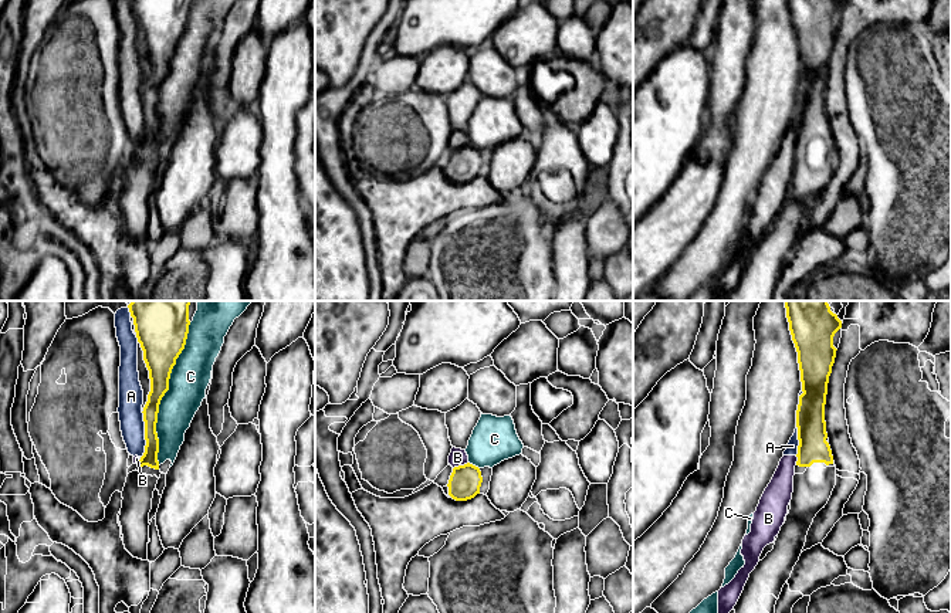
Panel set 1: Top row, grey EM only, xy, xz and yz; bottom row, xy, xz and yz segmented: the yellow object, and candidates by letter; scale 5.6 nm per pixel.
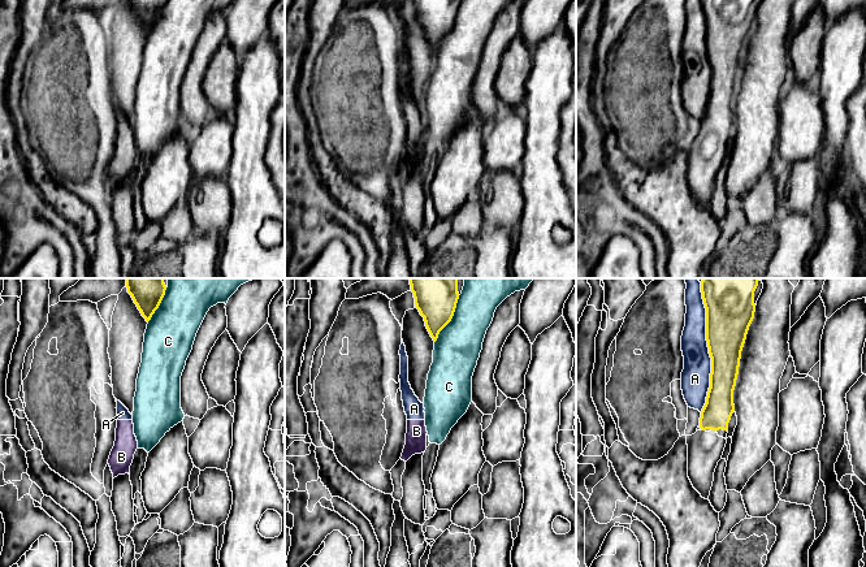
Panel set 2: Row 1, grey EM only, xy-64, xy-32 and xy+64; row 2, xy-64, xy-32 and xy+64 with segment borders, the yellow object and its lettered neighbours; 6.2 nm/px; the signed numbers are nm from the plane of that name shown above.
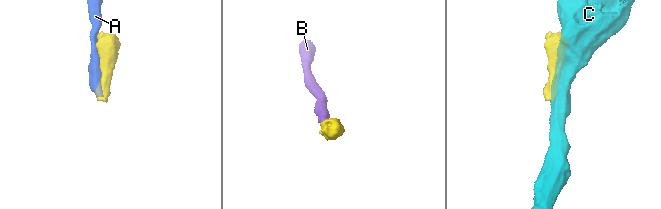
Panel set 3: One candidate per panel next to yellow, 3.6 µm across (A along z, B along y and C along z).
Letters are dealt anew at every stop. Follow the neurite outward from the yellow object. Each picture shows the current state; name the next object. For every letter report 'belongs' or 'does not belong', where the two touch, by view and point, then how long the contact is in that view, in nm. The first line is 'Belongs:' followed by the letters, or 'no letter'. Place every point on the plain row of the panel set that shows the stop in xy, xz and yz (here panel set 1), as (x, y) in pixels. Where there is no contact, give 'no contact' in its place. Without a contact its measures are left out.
Belongs: no letter
A: does not belong | xy (145, 117) | 260 nm
B: does not belong | xz (460, 148) | 100 nm
C: does not belong | xy (165, 74) | 850 nm

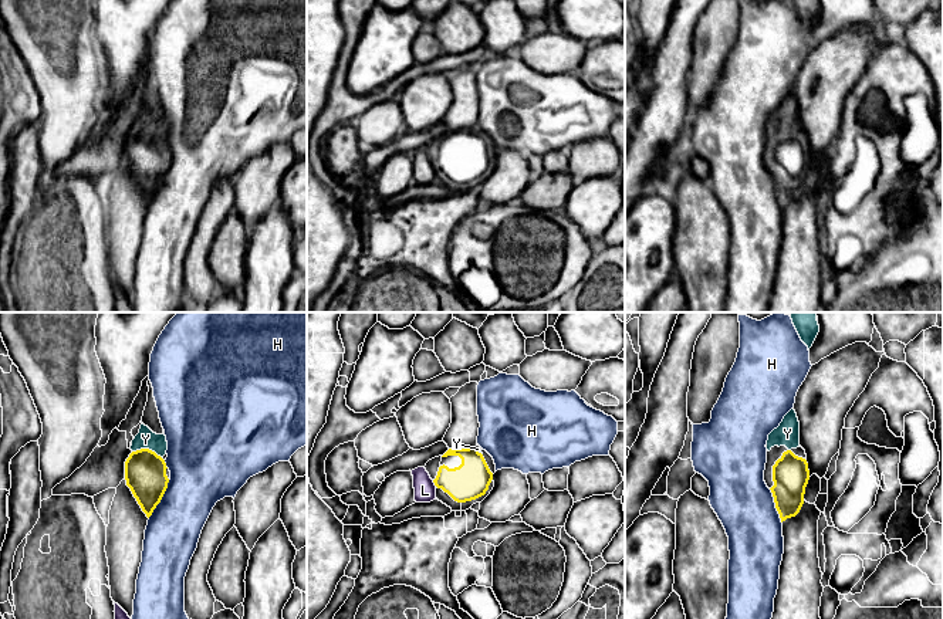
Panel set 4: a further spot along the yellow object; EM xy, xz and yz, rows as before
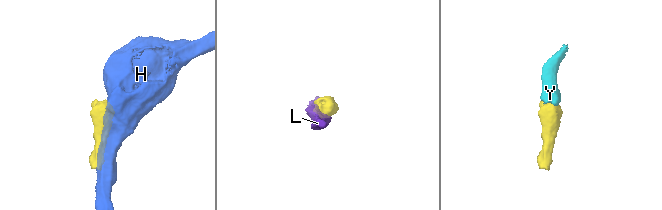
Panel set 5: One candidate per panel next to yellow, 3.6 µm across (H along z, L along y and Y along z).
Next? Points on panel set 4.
Belongs: Y
H: does not belong | xy (161, 181) | 240 nm
L: does not belong | xz (433, 163) | 50 nm
Y: belongs | xy (146, 131) | 170 nm

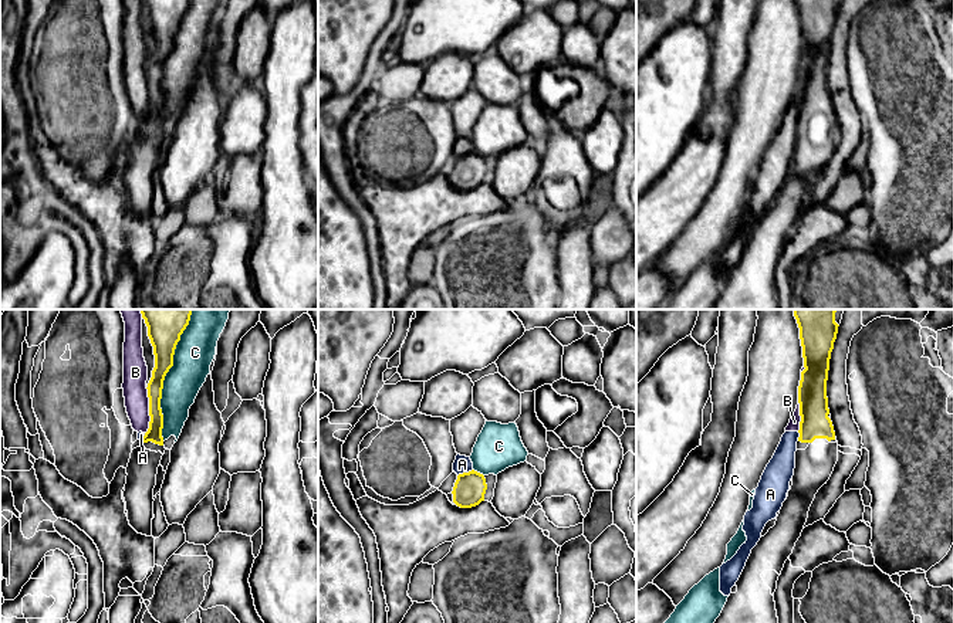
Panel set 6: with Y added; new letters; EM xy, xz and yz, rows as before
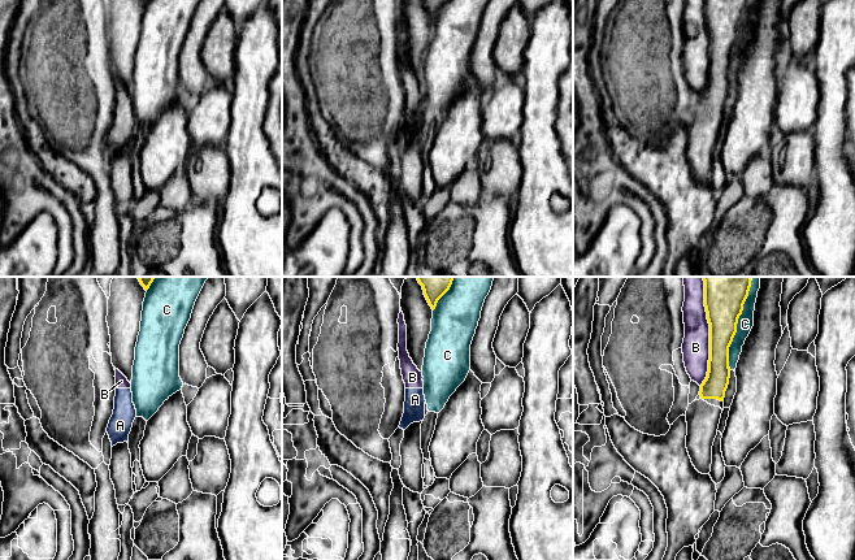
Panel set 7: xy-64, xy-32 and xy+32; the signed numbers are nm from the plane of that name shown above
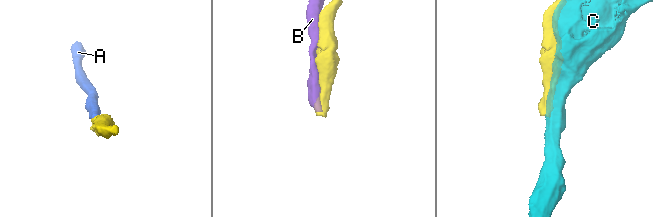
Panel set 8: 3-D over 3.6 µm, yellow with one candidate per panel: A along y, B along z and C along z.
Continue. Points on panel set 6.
Belongs: no letter
A: does not belong | xz (465, 155) | 100 nm
B: does not belong | xy (149, 92) | 260 nm
C: does not belong | xy (164, 61) | 700 nm

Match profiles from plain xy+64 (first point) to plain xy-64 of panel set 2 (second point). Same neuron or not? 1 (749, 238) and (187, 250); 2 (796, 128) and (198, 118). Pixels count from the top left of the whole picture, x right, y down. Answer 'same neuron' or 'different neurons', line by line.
1: same neuron
2: different neurons

